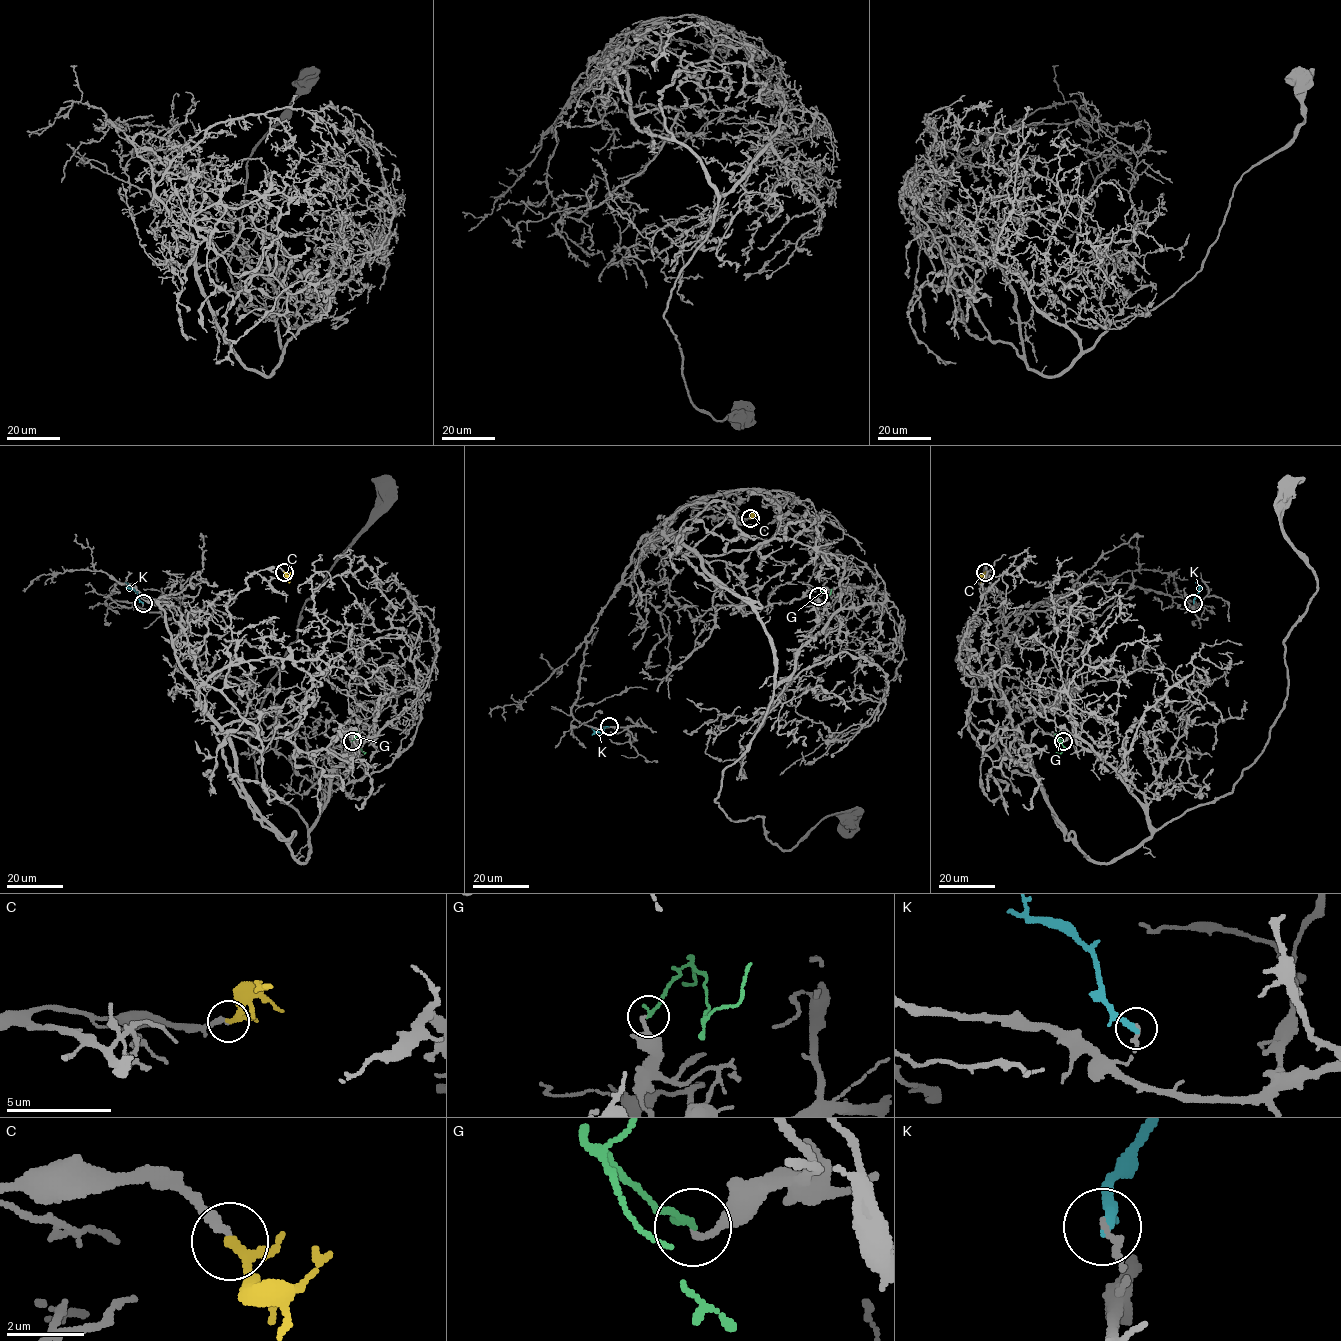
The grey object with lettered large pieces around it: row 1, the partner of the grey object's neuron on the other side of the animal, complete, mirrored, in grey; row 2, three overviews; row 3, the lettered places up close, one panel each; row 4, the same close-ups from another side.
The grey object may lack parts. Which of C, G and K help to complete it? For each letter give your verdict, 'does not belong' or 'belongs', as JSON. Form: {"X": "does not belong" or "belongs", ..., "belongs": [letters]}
{"C": "belongs", "G": "belongs", "K": "does not belong", "belongs": ["C", "G"]}

